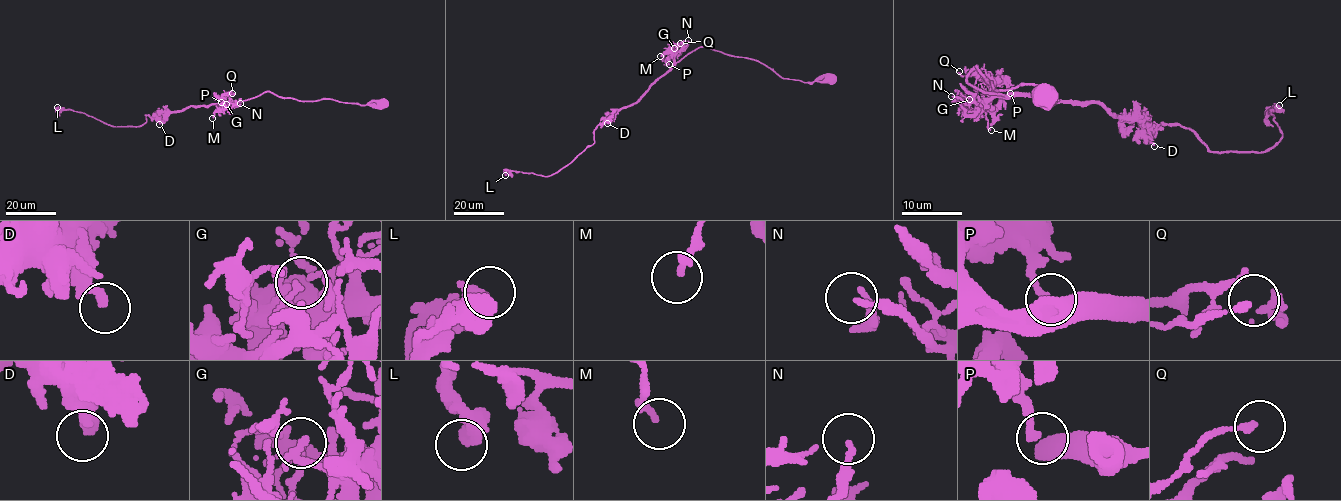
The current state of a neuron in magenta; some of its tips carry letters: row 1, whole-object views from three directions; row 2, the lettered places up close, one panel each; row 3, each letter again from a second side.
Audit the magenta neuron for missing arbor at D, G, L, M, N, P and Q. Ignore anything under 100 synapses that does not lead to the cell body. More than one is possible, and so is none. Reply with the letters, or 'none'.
none

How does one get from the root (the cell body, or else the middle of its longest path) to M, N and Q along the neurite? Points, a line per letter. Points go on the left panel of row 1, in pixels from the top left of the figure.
M: (383, 103), (360, 105), (330, 99), (301, 101), (265, 91), (245, 100), (226, 103), (214, 112), (212, 118)
N: (383, 103), (360, 105), (330, 99), (301, 101), (265, 91), (227, 104), (237, 106), (240, 103)
Q: (383, 103), (360, 105), (330, 99), (301, 101), (269, 91), (226, 103), (222, 96), (232, 93)

